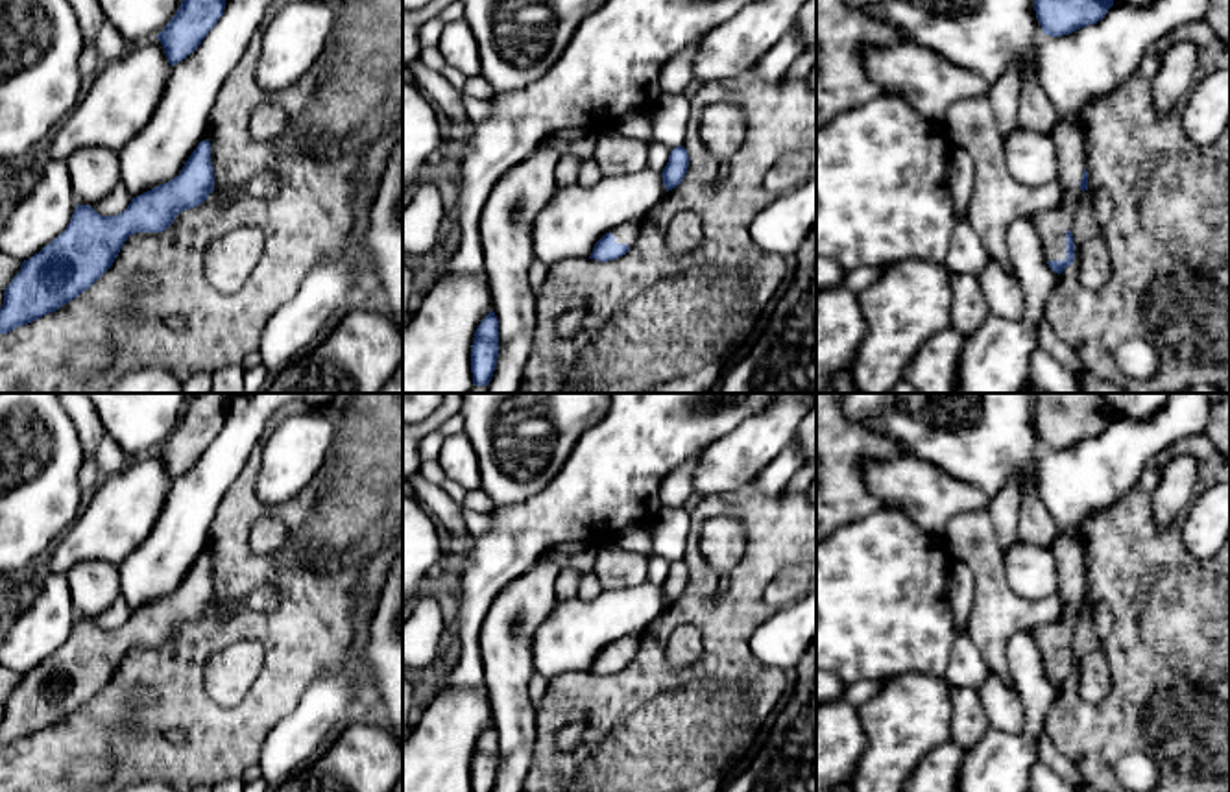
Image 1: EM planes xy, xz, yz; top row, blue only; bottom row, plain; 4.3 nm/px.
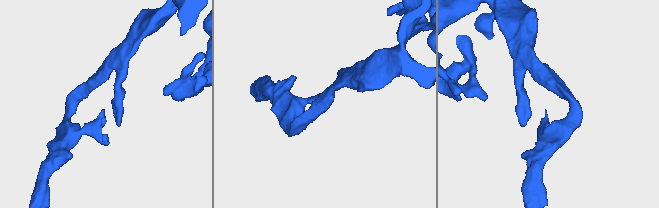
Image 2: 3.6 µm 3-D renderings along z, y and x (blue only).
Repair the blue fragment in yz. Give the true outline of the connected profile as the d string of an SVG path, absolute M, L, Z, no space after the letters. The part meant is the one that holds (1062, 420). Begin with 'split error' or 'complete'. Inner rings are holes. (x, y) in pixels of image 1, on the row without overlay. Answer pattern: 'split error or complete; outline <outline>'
complete; outline M1036 393L1034 425L1043 449L1069 449L1104 432L1114 410L1101 393Z

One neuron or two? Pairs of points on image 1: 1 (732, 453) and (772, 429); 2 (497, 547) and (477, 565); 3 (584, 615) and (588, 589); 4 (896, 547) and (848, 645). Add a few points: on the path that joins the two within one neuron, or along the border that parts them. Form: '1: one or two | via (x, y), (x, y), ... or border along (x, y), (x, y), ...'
1: one | via (741, 453), (763, 436)
2: one | via (492, 552), (482, 562)
3: two | border along (602, 589), (593, 599), (577, 597)
4: one | via (883, 571), (876, 593), (850, 621)

